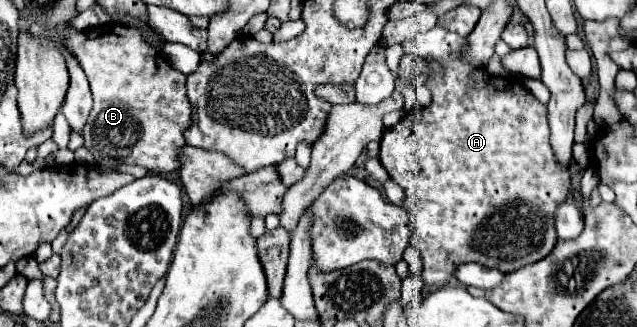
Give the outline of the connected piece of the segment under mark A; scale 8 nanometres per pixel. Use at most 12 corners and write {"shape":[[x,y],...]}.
{"shape":[[445,28],[379,154],[425,286],[545,258],[569,170],[547,106]]}

